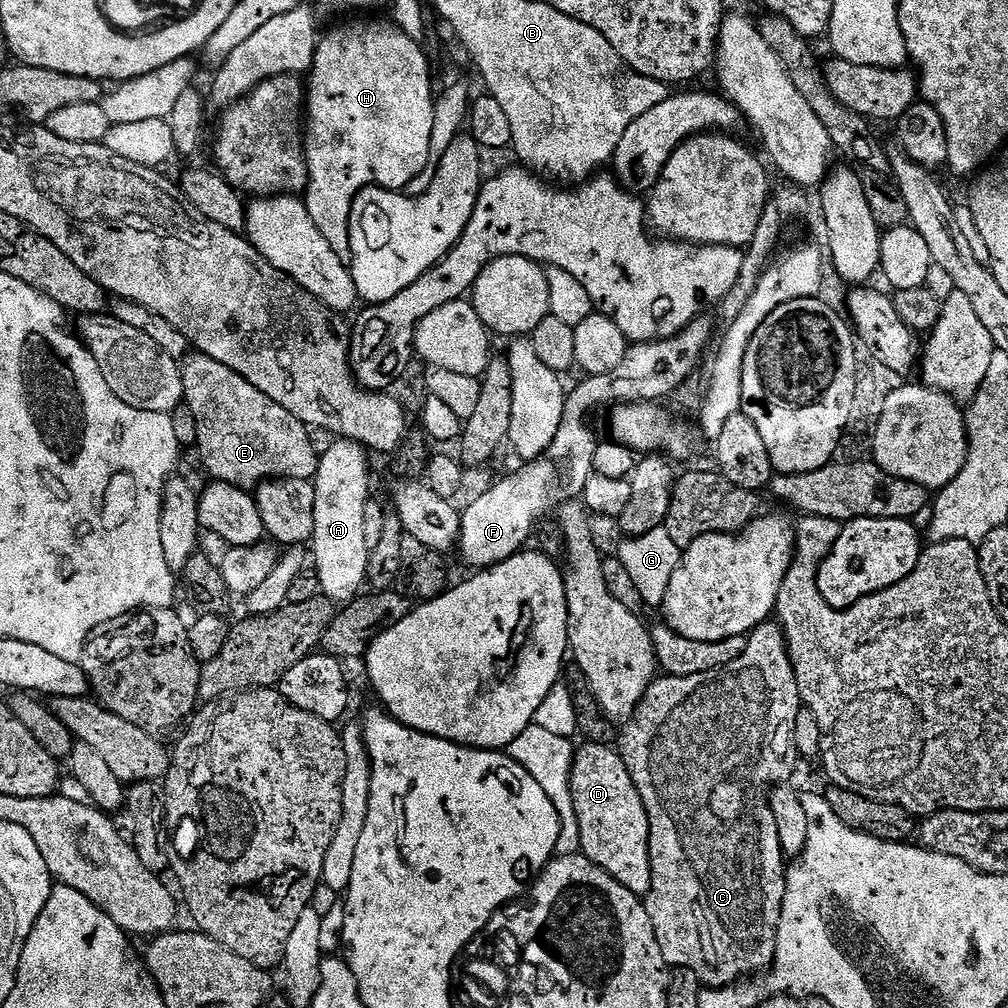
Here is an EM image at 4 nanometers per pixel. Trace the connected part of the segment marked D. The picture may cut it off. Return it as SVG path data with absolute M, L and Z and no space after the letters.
M581 743L572 757L572 797L574 810L578 814L578 830L580 831L580 852L590 858L606 874L614 878L614 882L622 882L626 890L644 898L652 889L652 871L650 870L650 846L648 835L650 826L646 818L646 806L642 806L642 798L634 786L634 778L630 778L630 770L626 770L626 762L622 762L619 751L606 744Z

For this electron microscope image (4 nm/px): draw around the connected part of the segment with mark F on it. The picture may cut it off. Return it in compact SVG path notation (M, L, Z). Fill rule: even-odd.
M707 315L698 316L694 322L690 322L676 336L665 340L652 340L648 344L633 343L626 350L626 358L618 362L618 366L610 374L598 374L597 376L585 375L584 381L576 389L569 391L564 397L564 409L562 410L562 426L558 426L558 434L554 434L554 442L546 449L543 456L536 460L529 460L517 472L504 476L495 481L491 489L484 493L474 506L466 509L460 517L460 535L458 537L458 553L472 570L483 570L494 564L501 564L503 560L510 559L525 547L528 539L533 539L534 533L542 520L549 514L555 513L561 504L575 501L583 497L586 482L594 475L594 450L598 443L596 432L592 429L592 412L599 408L611 409L617 404L639 404L645 402L663 401L663 396L671 397L681 385L687 383L708 343L712 340L712 324Z

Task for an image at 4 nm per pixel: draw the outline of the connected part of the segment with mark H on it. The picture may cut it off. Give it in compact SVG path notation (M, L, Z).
M344 24L333 32L328 32L319 37L316 45L316 57L310 69L310 75L306 80L306 147L308 150L308 186L303 197L304 205L310 210L310 218L314 218L314 226L326 238L330 250L338 254L338 258L345 262L351 261L350 250L350 218L352 206L356 195L369 186L403 190L407 183L418 177L424 167L430 153L430 132L434 121L434 93L432 94L432 72L428 69L428 56L423 52L421 41L410 38L399 28L388 24Z

